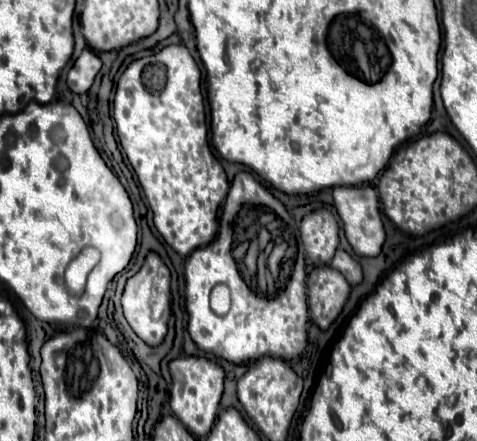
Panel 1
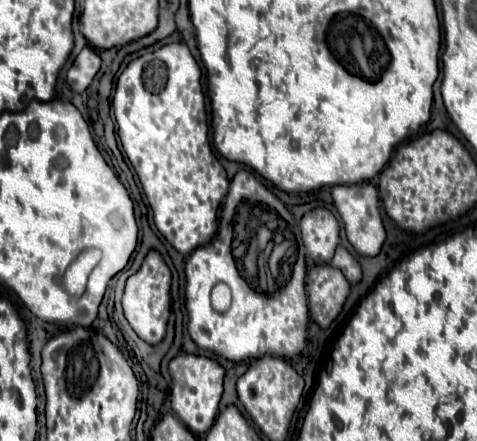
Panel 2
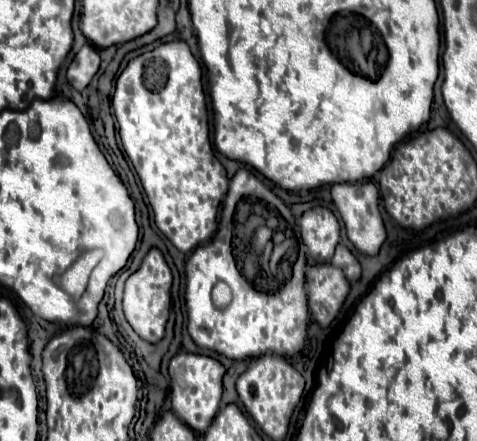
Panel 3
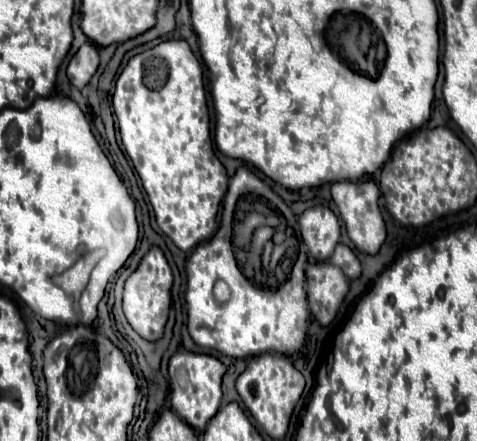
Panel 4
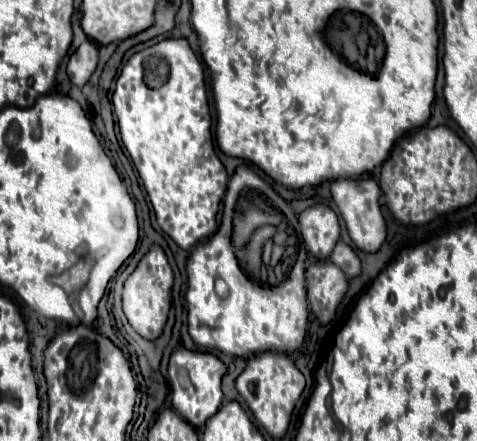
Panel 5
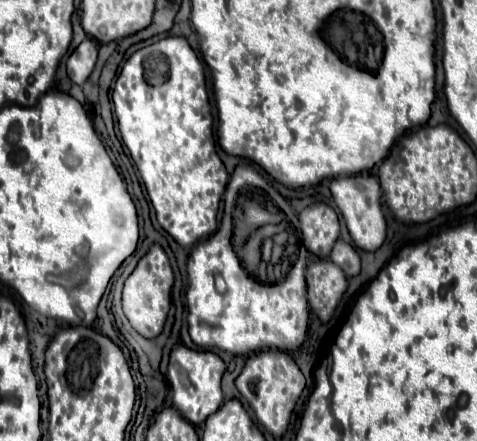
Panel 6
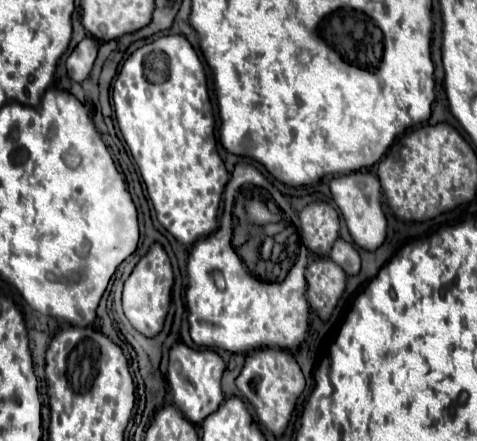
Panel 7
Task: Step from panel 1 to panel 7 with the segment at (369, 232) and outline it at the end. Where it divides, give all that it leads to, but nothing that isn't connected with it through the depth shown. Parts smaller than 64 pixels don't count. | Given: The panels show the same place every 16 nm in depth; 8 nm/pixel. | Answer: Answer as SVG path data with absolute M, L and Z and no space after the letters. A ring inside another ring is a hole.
M354 172L354 174L346 174L346 176L336 176L330 180L330 190L332 190L332 198L338 204L344 222L350 230L352 240L364 248L364 250L376 250L384 238L386 238L386 218L382 212L382 204L380 204L380 182L378 178L374 178L372 172Z

